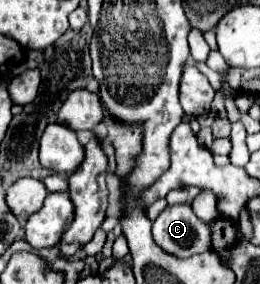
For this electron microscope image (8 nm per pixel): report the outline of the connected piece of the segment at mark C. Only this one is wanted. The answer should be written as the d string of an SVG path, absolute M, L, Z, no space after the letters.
M189 203L165 207L153 221L153 239L165 251L181 257L211 251L209 223L199 219Z

